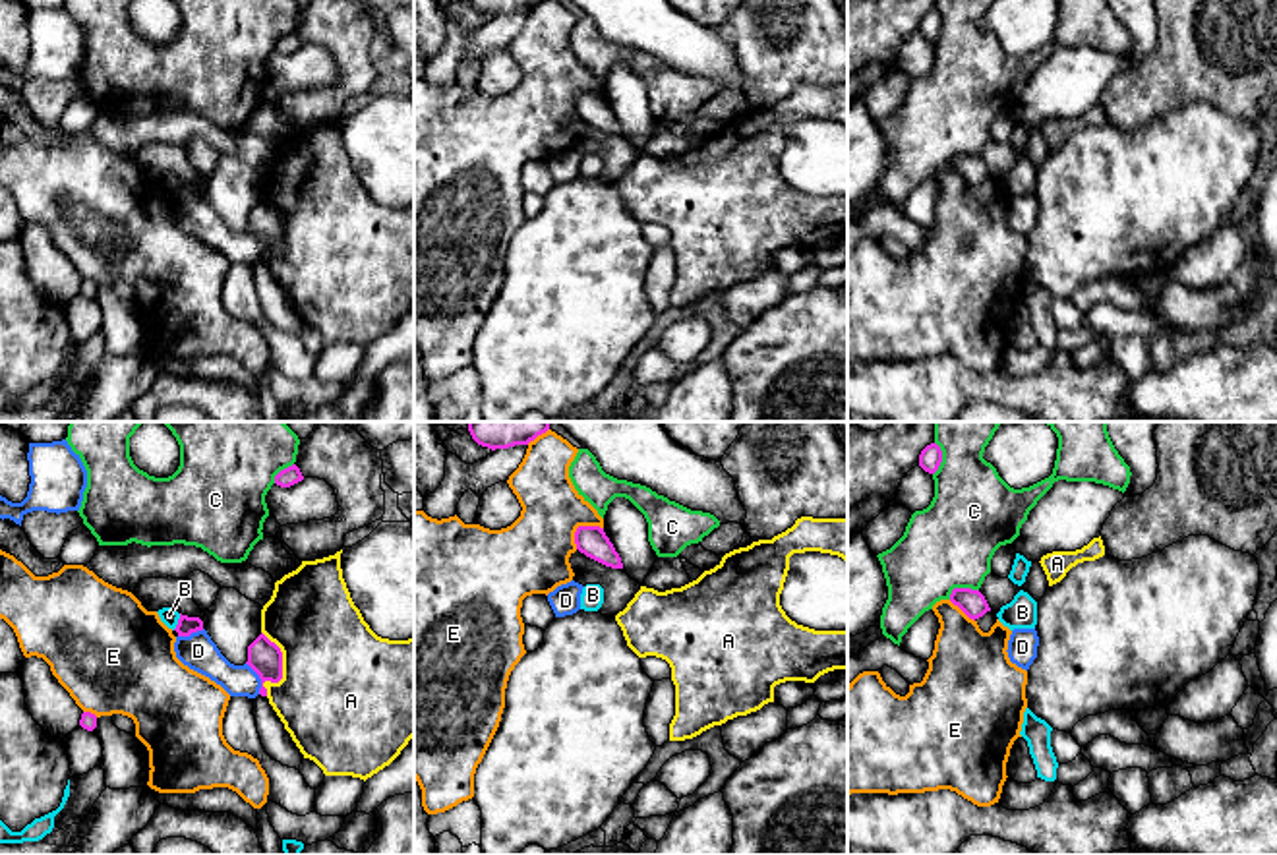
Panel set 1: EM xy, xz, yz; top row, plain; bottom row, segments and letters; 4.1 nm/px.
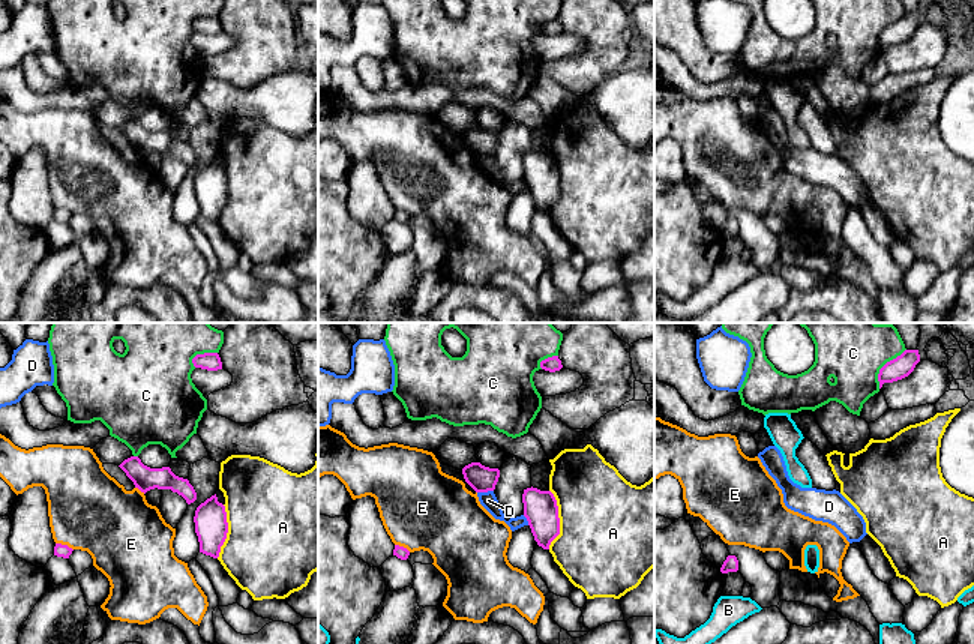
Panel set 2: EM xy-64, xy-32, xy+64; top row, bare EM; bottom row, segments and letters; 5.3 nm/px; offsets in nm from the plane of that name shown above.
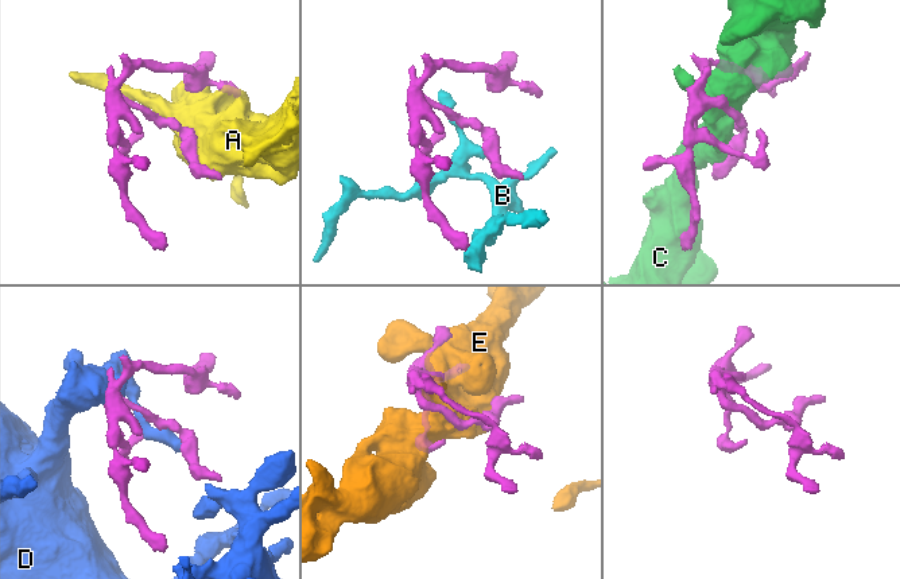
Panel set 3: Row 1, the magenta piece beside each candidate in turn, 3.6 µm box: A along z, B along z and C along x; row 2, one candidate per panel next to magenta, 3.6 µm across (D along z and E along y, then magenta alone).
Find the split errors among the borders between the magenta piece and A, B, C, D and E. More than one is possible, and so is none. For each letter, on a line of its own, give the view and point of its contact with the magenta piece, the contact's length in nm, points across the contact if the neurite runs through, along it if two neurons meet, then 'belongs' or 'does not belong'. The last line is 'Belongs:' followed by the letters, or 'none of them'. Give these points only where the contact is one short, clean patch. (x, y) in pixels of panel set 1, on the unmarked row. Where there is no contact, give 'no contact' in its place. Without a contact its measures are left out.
A: meets magenta in xy at (281, 236); contact 280 nm long; does not belong
B: meets magenta in xy at (178, 188); contact 80 nm long; border along xy (180, 180), (173, 196); does not belong
C: meets magenta in yz at (960, 155); contact 130 nm long; does not belong
D: meets magenta in xy at (260, 244); contact 150 nm long; does not belong
E: meets magenta in xz at (579, 93); contact 150 nm long; does not belong
Belongs: none of them

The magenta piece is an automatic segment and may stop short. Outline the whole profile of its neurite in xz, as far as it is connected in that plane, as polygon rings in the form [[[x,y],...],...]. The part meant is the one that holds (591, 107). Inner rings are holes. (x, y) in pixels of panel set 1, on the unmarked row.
[[[579,93],[575,99],[575,110],[580,120],[586,124],[611,133],[623,135],[621,124],[615,118],[613,110],[600,93]]]

